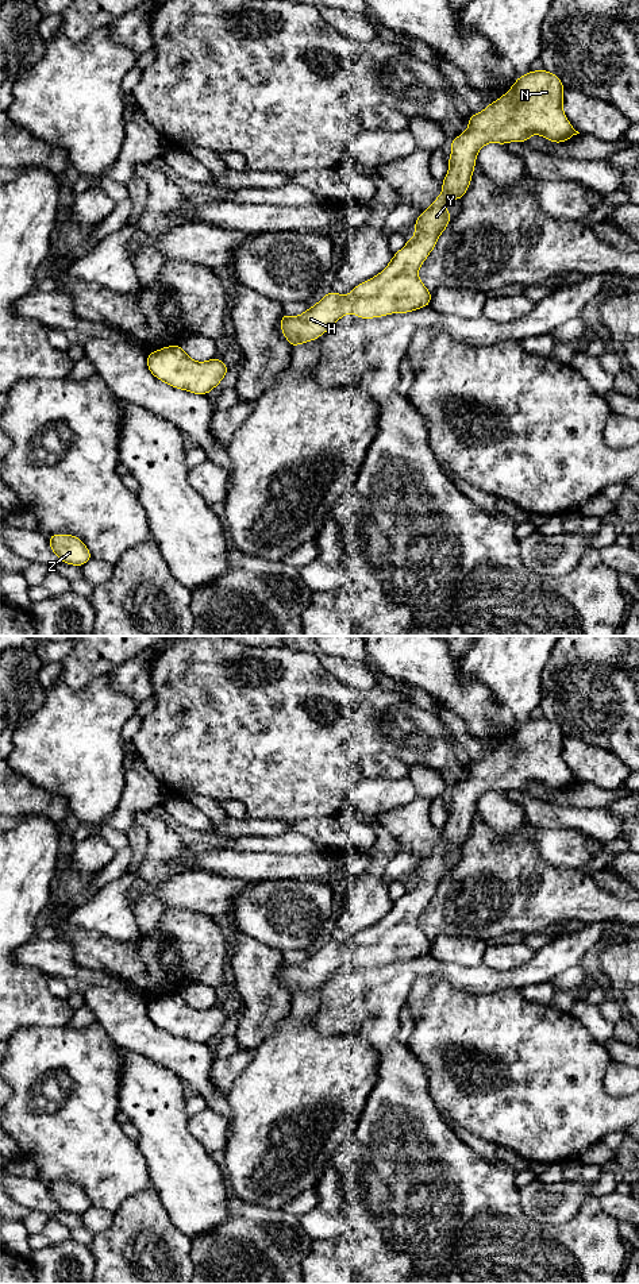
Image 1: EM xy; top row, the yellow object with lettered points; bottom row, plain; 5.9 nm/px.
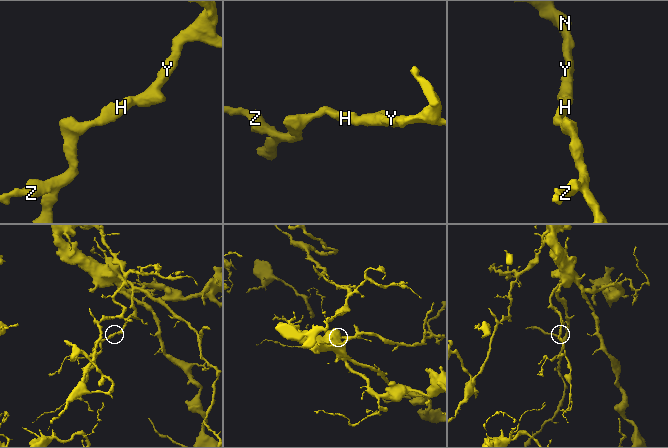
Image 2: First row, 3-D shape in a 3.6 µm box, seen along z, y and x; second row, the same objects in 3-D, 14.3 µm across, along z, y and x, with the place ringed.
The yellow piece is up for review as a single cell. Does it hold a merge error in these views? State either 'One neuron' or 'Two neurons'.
One neuron

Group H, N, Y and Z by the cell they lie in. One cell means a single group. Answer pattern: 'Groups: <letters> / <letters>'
Groups: H N Y Z

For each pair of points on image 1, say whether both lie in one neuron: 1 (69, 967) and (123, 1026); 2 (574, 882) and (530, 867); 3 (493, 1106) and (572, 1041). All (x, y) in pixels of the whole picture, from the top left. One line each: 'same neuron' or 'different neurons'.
1: different neurons
2: same neuron
3: same neuron

